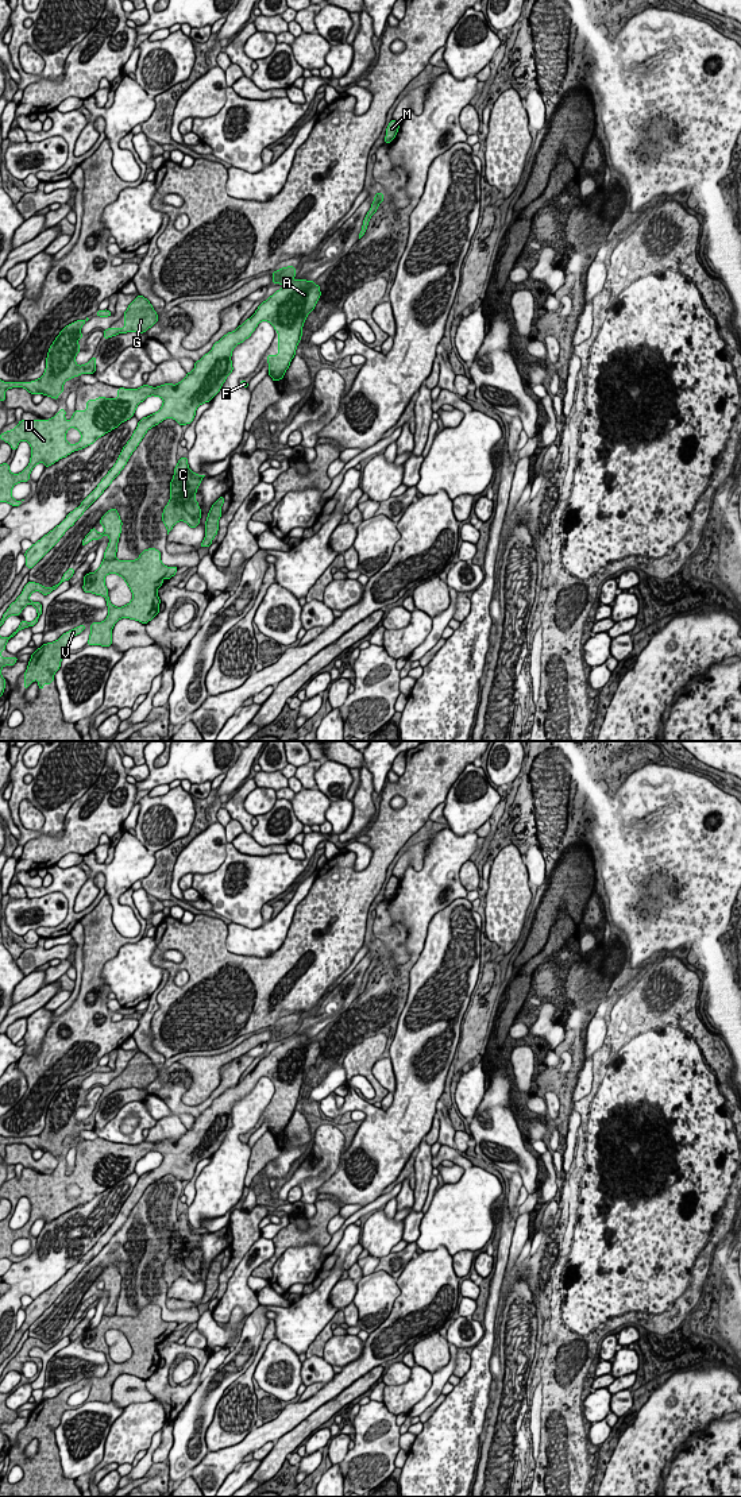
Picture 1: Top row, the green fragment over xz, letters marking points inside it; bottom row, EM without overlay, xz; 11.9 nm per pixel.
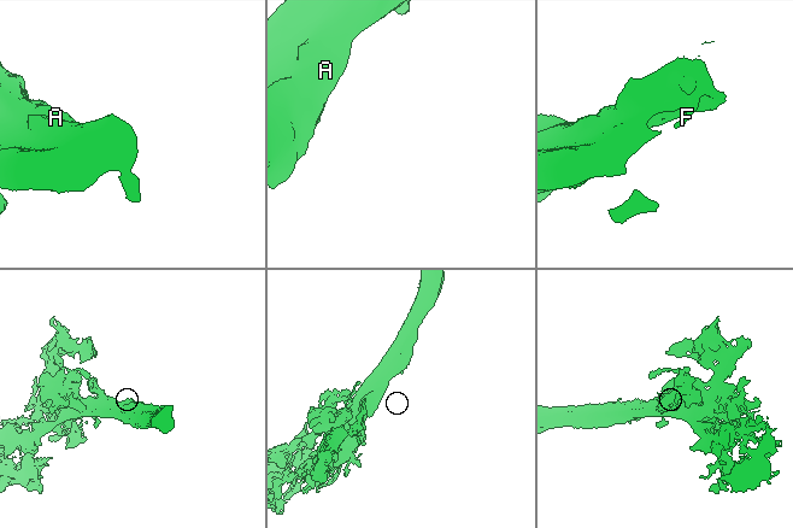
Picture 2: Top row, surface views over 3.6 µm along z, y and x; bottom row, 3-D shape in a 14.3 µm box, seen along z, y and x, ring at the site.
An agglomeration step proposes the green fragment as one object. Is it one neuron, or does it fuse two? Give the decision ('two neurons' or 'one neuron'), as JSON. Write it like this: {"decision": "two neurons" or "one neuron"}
{"decision": "one neuron"}

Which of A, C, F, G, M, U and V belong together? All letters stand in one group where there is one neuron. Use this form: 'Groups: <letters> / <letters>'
Groups: A C F G M U V

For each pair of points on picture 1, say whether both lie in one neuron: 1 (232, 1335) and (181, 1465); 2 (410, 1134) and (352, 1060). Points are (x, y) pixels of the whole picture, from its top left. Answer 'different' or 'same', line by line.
1: different
2: different

